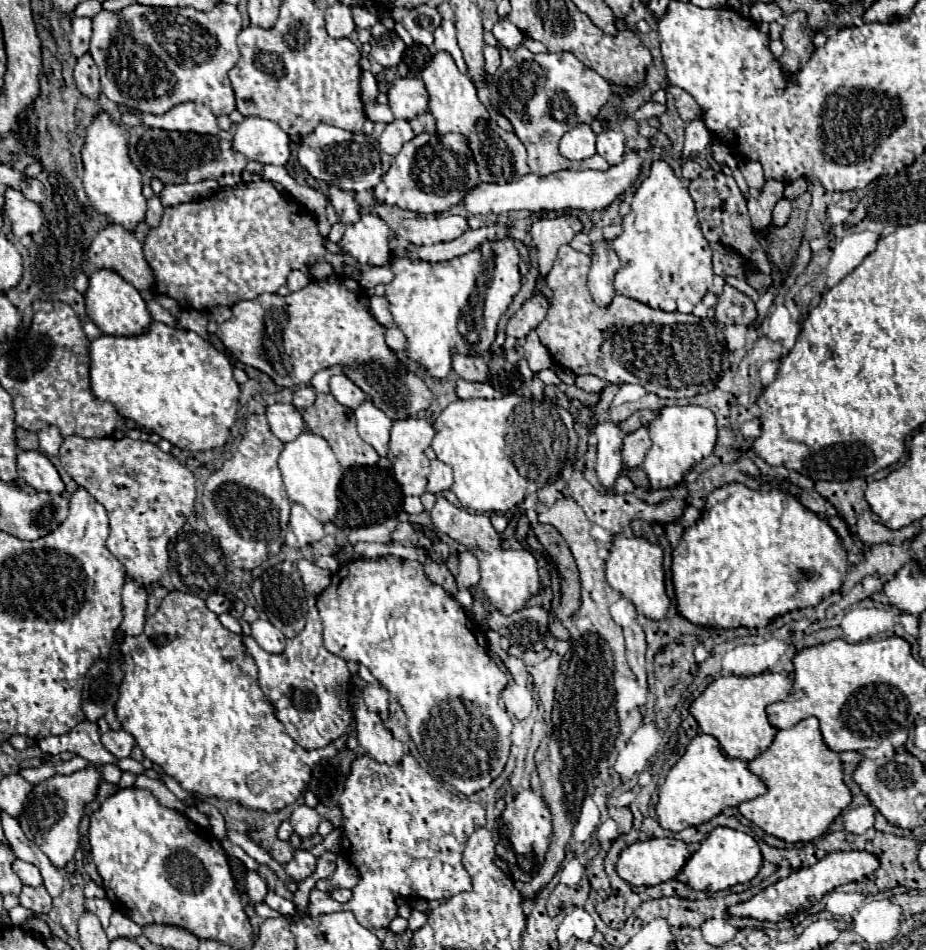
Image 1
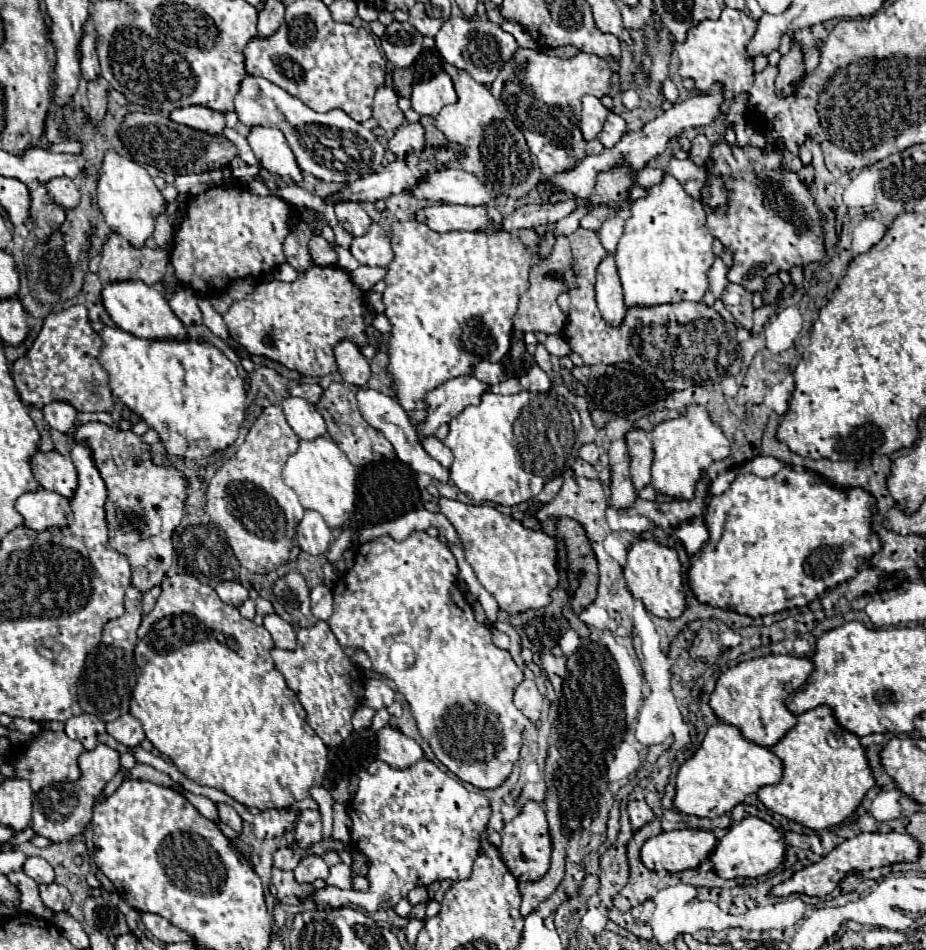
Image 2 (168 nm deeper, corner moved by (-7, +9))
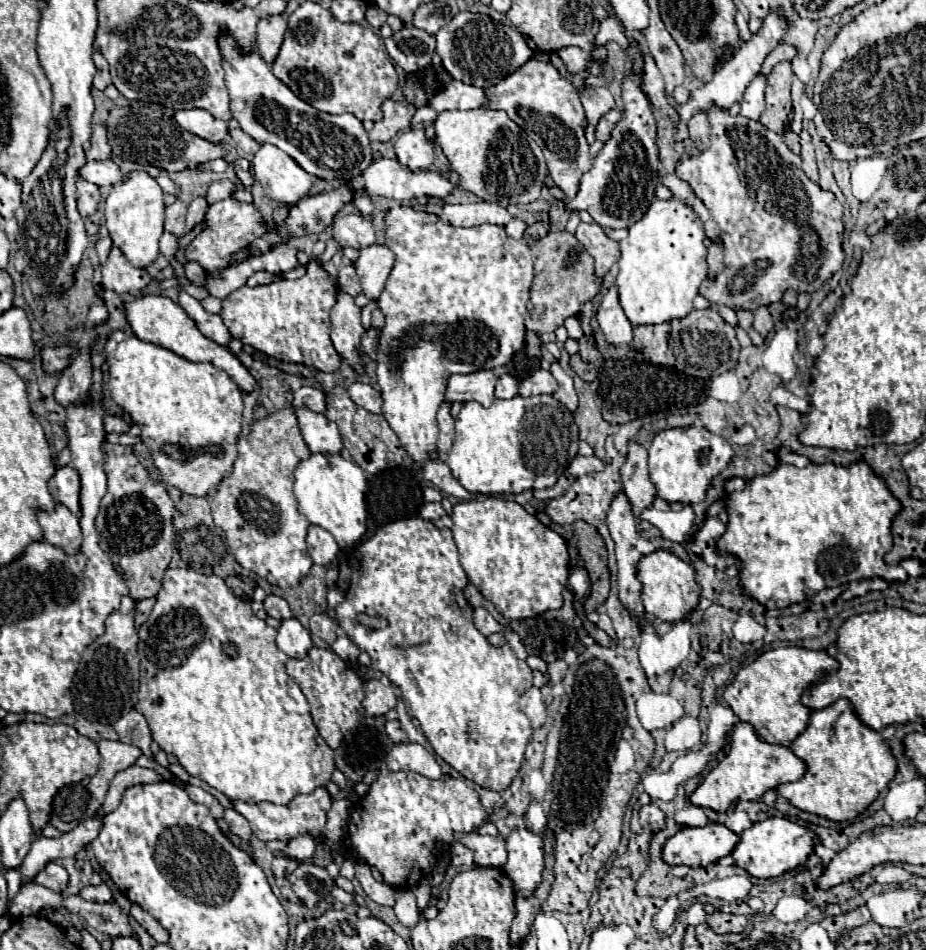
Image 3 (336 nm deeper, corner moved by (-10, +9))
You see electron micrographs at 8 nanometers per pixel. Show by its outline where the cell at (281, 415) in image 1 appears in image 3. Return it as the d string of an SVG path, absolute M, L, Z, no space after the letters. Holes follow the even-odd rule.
M307 406L295 408L295 416L303 434L305 444L309 446L311 452L329 452L337 454L343 448L339 430L333 422L325 418L325 414L313 412Z

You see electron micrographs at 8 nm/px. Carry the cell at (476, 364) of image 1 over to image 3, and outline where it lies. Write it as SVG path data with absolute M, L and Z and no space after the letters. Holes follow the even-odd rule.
M499 374L497 386L495 386L495 396L497 398L513 398L513 396L517 396L517 386L519 386L519 382L513 376Z

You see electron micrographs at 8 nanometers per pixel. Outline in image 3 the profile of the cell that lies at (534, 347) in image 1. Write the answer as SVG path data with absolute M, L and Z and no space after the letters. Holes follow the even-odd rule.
M555 360L555 362L551 362L551 368L549 368L549 372L555 376L555 380L557 380L557 384L559 384L559 388L557 388L557 392L553 394L559 402L563 402L571 412L577 408L577 394L575 394L575 390L573 390L573 378L567 374L567 372L563 372L563 368L559 366L559 362Z

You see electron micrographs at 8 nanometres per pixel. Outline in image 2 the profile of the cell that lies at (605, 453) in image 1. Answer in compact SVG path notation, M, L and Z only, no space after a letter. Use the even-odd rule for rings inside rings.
M628 458L612 466L612 482L610 482L610 506L616 510L628 510L636 500L636 490L630 482Z

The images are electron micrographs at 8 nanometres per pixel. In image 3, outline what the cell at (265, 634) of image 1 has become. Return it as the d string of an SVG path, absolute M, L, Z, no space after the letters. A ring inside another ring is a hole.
M287 618L281 620L281 626L277 630L277 646L291 658L305 658L313 642L309 632L301 626L297 618Z

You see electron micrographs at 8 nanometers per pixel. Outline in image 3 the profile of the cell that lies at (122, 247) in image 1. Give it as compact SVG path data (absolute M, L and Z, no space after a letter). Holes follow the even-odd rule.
M117 246L111 248L109 260L103 266L103 286L117 294L139 296L151 282L151 276L145 268L135 268Z

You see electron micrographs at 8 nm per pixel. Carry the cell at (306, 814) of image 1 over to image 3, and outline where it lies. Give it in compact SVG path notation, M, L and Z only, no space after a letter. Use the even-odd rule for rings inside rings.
M303 834L303 836L293 838L293 840L287 844L285 854L287 854L289 858L297 858L299 862L303 862L303 860L309 860L309 858L313 856L317 844L319 844L317 838L313 838L311 834Z

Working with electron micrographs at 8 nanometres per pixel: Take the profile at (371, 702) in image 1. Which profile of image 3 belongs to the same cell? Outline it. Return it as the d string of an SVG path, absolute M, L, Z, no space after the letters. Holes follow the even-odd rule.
M367 680L363 684L365 688L365 698L363 698L363 708L371 716L383 716L397 704L397 696L391 684L381 684L379 680Z

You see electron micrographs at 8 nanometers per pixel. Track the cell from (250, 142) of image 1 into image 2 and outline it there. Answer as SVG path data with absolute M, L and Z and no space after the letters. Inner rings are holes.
M254 126L248 136L248 144L262 170L280 178L286 184L298 184L302 180L302 170L294 162L294 154L286 144L286 138L276 128Z

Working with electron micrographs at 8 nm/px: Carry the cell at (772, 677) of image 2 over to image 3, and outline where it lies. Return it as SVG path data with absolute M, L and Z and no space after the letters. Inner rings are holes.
M795 646L767 650L753 664L743 666L737 672L733 682L725 688L723 700L741 722L749 722L755 728L755 734L761 740L789 746L791 740L795 740L809 722L811 710L801 704L803 690L833 670L837 670L837 660L831 658L825 650L815 652Z

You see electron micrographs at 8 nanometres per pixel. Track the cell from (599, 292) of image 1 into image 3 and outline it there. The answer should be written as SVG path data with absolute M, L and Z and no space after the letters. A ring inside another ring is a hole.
M615 284L609 286L609 290L605 292L605 296L597 308L597 322L599 322L607 342L613 344L615 348L625 348L631 342L633 328L631 328L629 318L625 318L625 312L621 310Z

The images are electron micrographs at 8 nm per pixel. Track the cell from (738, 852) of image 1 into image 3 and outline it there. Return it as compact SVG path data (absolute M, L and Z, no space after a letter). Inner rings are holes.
M771 816L763 822L755 822L741 834L737 846L731 852L731 858L735 860L735 866L747 870L755 878L773 878L803 864L805 858L813 852L815 842L817 838L807 828L797 826L787 818Z

